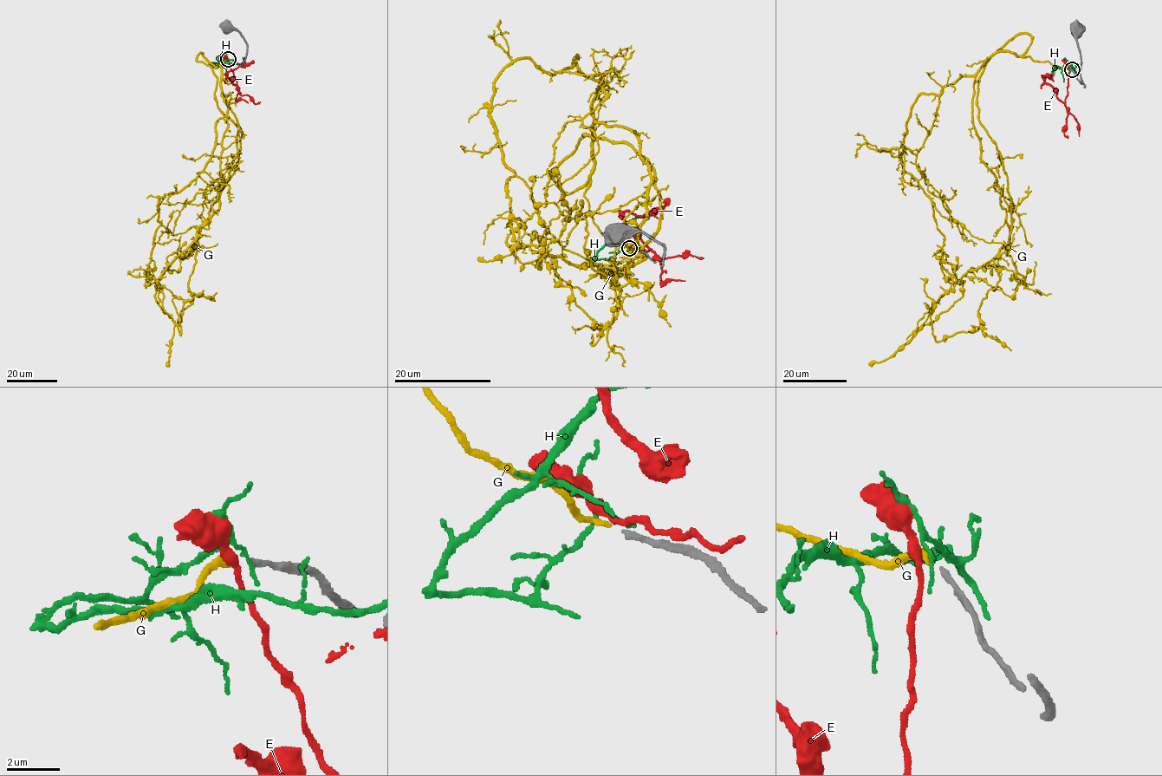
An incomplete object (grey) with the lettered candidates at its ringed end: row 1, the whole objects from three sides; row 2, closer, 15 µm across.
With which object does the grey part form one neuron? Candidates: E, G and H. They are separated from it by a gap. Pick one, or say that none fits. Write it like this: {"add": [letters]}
{"add": ["G"]}

